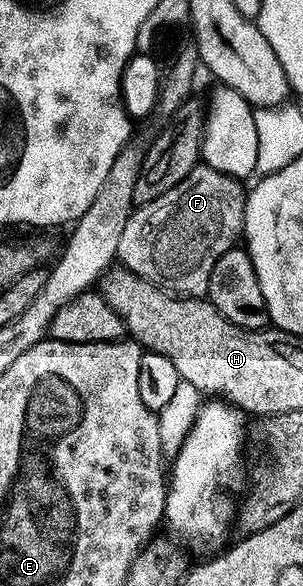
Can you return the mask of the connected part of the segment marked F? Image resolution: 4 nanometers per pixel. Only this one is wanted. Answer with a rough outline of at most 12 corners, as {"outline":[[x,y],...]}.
{"outline":[[197,163],[133,208],[119,264],[203,298],[246,189]]}

